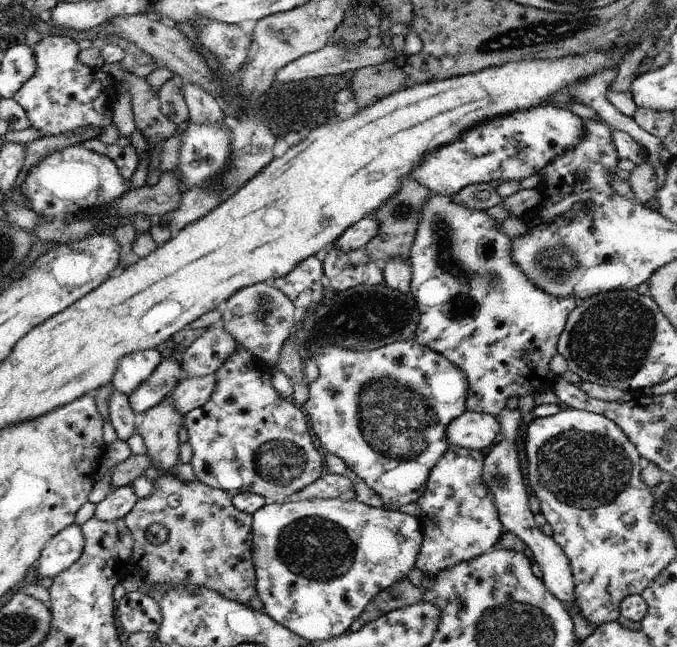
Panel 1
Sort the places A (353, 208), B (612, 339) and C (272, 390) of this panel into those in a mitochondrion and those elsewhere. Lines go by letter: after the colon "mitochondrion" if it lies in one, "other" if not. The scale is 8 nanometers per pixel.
A: other
B: mitochondrion
C: other

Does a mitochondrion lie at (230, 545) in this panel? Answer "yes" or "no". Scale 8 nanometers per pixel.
yes

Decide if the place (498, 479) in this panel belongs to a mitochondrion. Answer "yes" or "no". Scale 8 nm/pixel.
no

